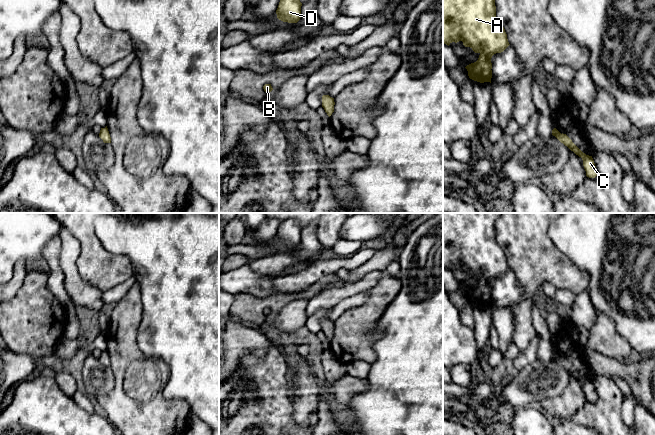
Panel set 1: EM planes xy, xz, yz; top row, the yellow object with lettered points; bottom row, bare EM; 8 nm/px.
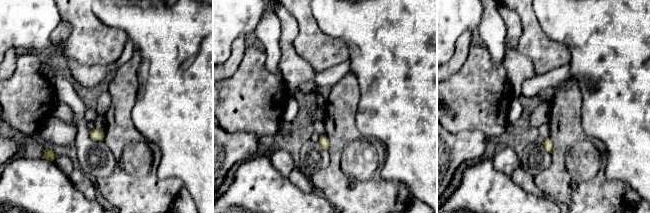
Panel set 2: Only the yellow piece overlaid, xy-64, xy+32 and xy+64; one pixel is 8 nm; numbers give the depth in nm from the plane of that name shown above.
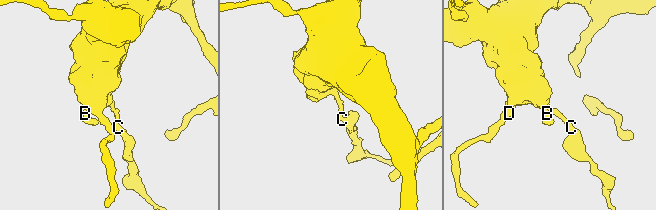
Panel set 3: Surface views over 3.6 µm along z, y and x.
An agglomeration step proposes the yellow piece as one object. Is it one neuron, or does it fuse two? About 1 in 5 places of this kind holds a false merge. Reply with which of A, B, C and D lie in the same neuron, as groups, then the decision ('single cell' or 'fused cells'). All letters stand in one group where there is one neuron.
A B C D; single cell

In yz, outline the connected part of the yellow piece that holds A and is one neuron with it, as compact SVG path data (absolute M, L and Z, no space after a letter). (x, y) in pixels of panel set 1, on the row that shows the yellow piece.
M443 0L443 43L449 46L459 41L480 54L476 62L465 67L469 78L480 83L491 83L491 58L510 45L505 29L496 17L495 0Z

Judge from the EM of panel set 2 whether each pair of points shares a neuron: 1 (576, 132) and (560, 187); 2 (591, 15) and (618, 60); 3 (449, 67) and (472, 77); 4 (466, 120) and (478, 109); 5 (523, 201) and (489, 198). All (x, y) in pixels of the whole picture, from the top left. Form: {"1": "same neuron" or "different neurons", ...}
{"1": "same neuron", "2": "same neuron", "3": "different neurons", "4": "same neuron", "5": "same neuron"}

